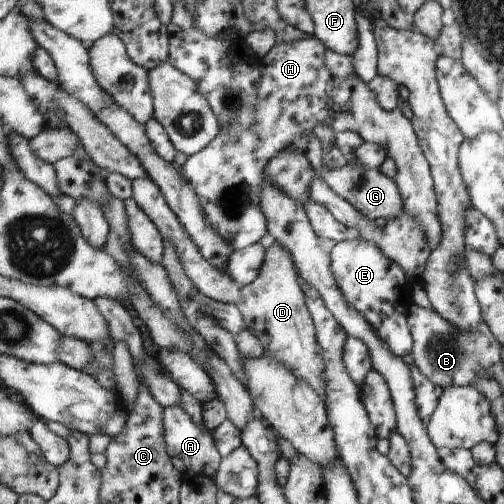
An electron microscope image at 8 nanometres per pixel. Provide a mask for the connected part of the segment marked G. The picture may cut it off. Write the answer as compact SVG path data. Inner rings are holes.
M350 162L339 169L323 166L318 176L328 183L336 194L349 202L371 221L385 218L387 221L398 218L403 211L403 200L393 179L384 176L380 169L367 169L357 163Z

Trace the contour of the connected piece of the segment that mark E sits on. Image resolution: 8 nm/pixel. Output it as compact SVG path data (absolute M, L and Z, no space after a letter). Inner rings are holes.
M362 238L338 241L329 255L330 270L345 301L368 321L368 324L375 329L375 333L387 344L390 352L402 358L408 365L413 380L418 416L422 419L422 424L427 426L439 398L436 397L437 388L433 382L430 382L413 364L414 359L411 355L413 340L407 321L408 311L413 303L410 294L411 282L406 280L406 274L398 264L382 254L374 243Z

